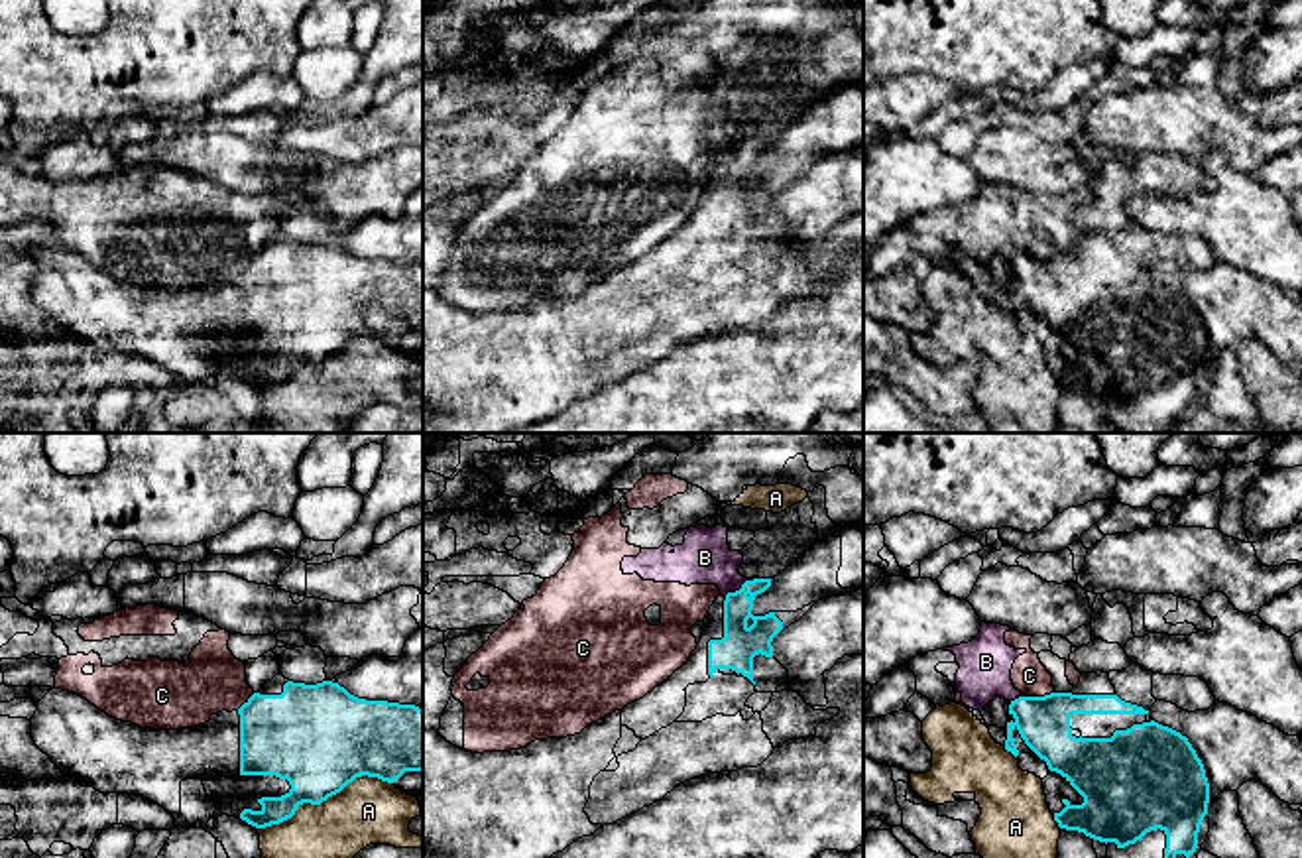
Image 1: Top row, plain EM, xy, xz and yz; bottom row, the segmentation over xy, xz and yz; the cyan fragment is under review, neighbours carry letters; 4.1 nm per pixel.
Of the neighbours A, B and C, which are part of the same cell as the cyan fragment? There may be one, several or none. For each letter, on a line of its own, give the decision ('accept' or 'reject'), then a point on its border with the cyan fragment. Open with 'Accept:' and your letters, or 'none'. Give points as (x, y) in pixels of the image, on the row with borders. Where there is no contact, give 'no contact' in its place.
Accept: none
A: reject; meets cyan in xy at (323, 799)
B: reject; meets cyan in xz at (742, 587)
C: reject; meets cyan in yz at (1041, 697)

